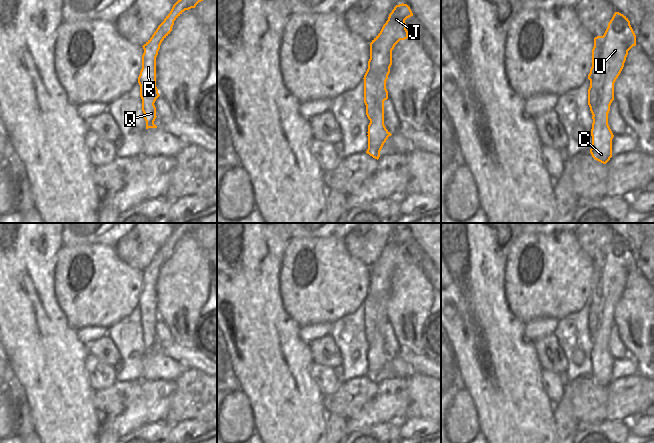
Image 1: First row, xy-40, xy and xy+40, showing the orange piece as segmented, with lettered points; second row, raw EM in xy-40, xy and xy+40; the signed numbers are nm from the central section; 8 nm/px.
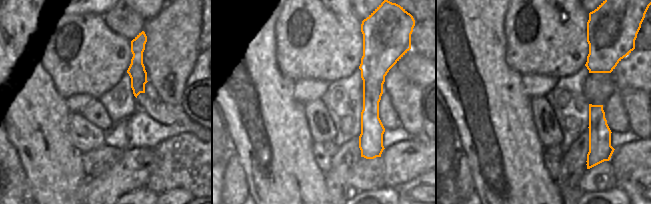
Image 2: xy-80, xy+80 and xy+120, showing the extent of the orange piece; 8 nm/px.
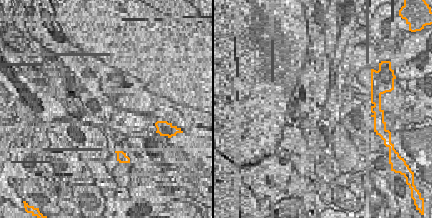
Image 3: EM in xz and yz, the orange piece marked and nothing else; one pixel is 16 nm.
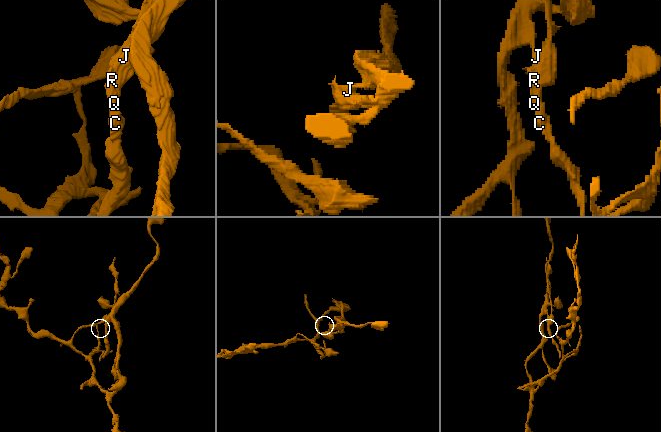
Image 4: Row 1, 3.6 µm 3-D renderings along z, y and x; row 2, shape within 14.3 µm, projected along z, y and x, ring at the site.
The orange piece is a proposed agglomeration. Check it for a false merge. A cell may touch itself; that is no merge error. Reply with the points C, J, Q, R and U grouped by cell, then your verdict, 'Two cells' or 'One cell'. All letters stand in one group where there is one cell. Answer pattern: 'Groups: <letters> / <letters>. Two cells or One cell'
Groups: C U / J Q R. Two cells.

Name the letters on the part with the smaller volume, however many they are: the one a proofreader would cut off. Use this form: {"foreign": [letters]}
{"foreign": ["C", "U"]}

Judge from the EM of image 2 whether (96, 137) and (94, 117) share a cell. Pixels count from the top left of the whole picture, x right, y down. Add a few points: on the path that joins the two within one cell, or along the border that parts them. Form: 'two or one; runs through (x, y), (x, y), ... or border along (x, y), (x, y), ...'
two; border along (82, 115), (104, 131)

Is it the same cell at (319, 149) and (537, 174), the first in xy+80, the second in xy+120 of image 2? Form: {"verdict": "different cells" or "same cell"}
{"verdict": "different cells"}

